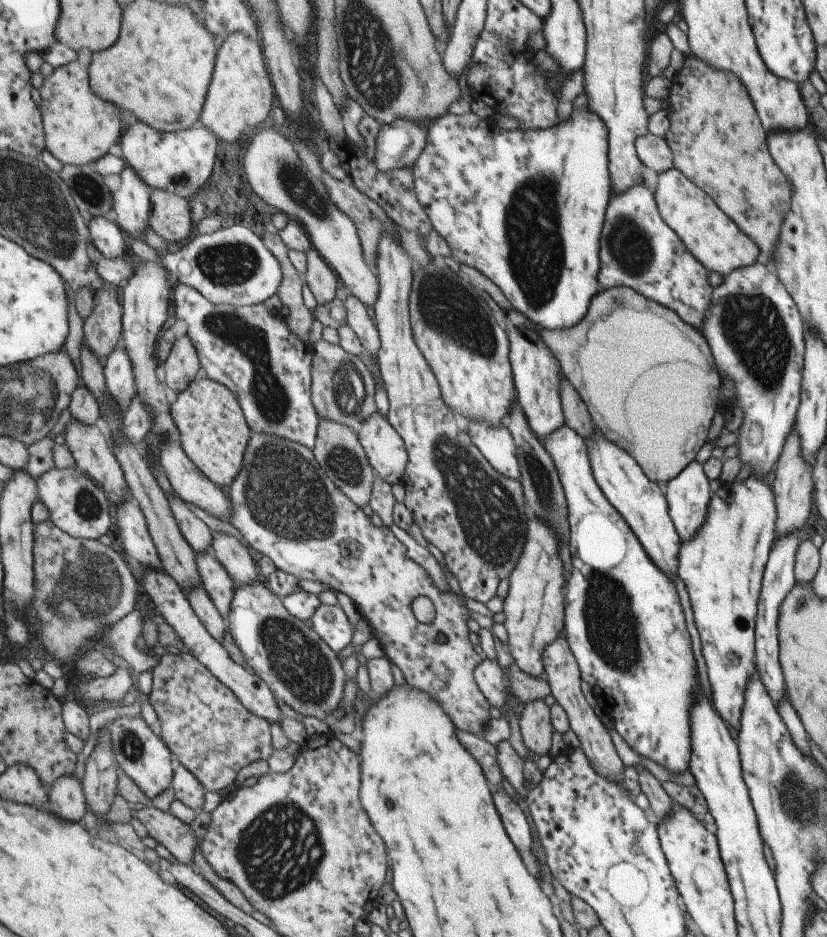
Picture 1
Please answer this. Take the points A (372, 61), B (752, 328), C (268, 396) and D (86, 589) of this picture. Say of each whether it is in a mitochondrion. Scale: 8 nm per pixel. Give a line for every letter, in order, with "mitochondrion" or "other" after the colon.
A: mitochondrion
B: mitochondrion
C: mitochondrion
D: mitochondrion

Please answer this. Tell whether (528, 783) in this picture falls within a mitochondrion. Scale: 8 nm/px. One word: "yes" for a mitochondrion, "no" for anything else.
no

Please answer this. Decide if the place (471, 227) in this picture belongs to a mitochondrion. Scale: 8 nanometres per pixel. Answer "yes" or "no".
no

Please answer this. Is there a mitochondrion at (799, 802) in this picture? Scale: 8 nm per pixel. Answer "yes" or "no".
yes

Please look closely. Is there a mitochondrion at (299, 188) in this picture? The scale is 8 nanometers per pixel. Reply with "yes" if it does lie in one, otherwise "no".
yes

